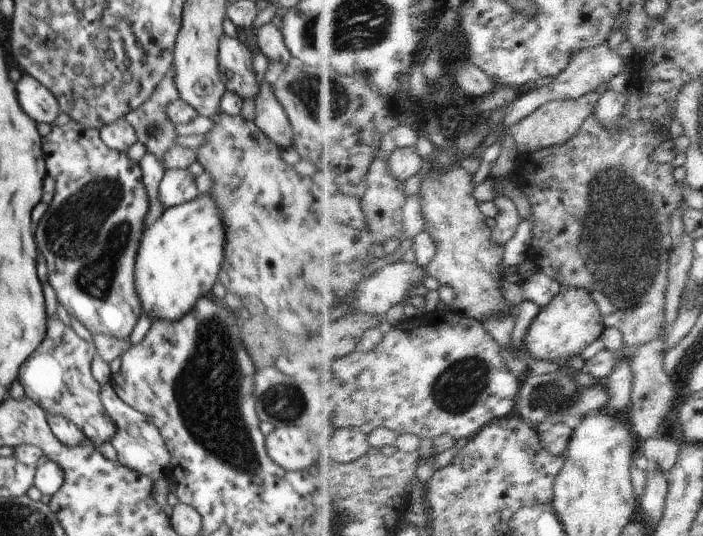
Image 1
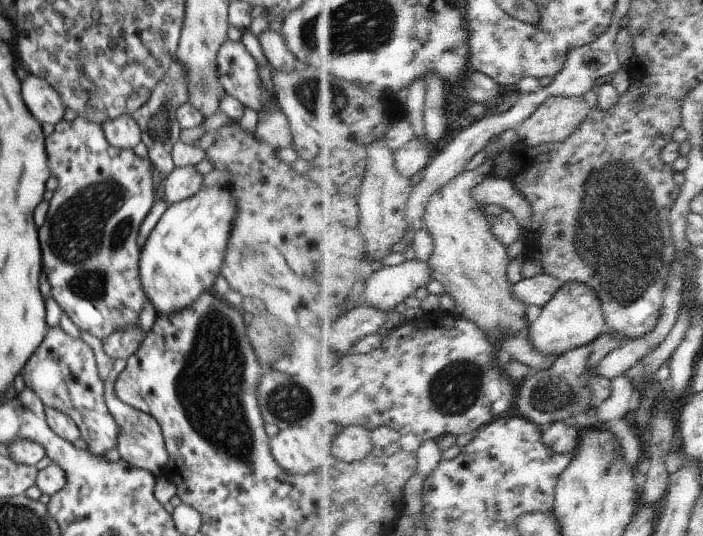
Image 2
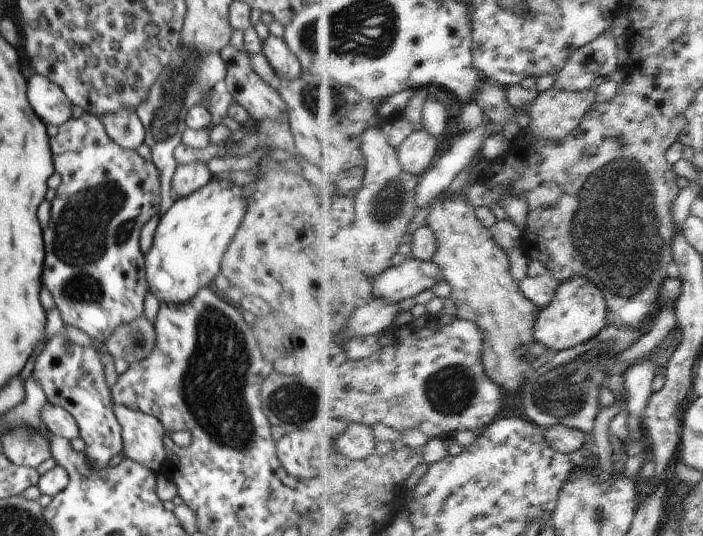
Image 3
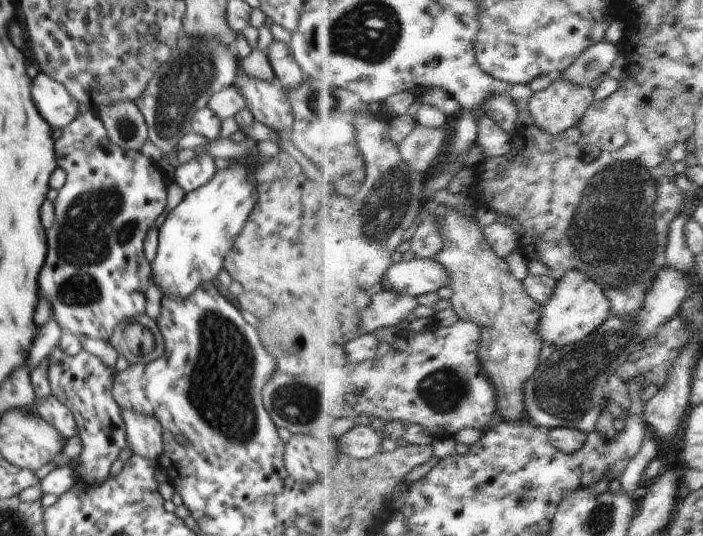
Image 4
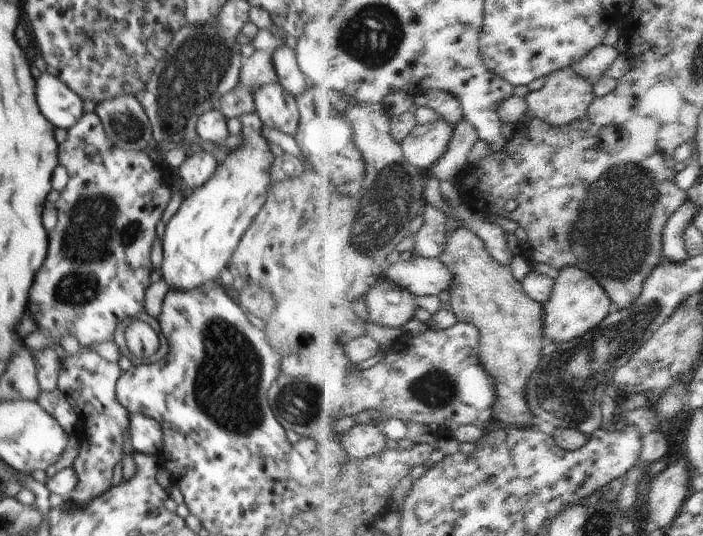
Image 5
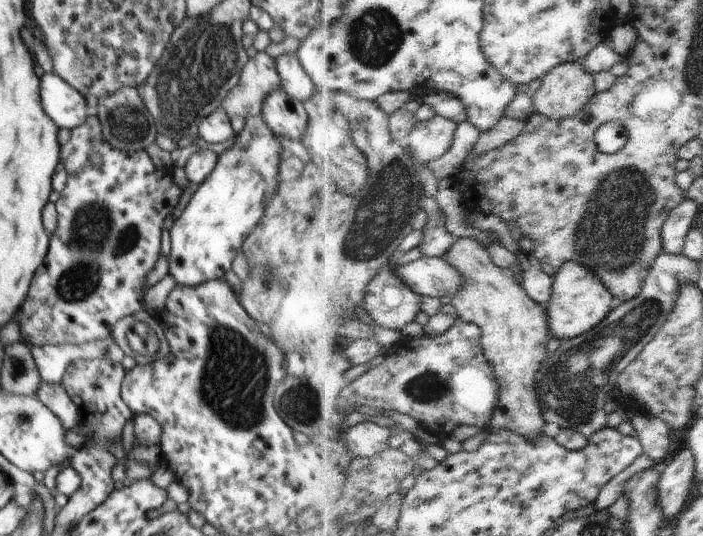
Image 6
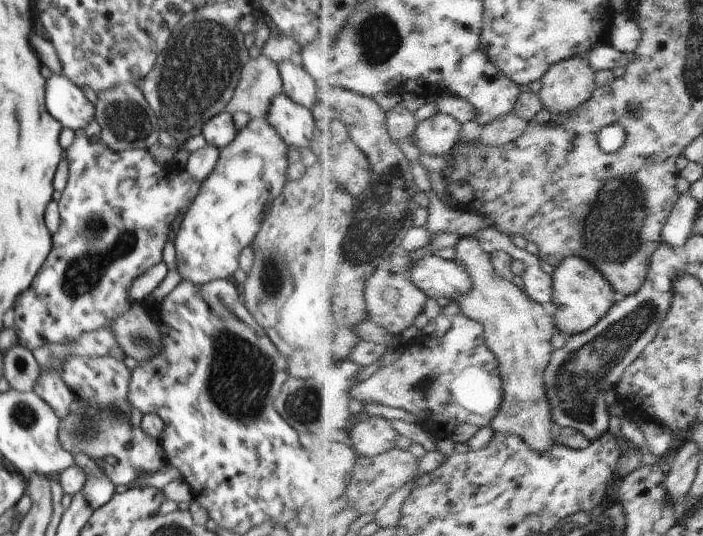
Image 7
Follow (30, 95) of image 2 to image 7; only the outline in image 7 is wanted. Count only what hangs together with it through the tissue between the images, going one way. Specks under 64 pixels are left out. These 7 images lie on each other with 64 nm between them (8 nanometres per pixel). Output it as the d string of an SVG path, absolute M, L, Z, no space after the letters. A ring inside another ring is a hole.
M64 75L46 79L46 110L63 128L84 130L95 118L95 106L86 98L80 86Z

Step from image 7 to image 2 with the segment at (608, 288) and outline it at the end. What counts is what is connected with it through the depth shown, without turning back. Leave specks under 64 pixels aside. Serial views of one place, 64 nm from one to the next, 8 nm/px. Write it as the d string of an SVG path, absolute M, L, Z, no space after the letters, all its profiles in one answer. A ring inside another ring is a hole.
M580 280L565 284L548 306L537 310L534 319L530 341L546 358L550 354L557 354L559 358L577 348L588 346L604 333L613 330L608 324L602 298L590 284L582 284Z

